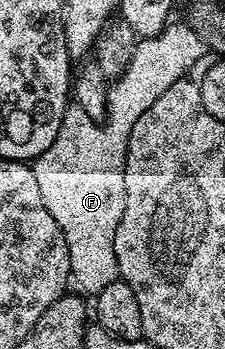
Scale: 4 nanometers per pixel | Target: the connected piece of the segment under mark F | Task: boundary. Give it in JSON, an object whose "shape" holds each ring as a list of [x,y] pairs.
{"shape":[[[177,21],[170,22],[155,37],[150,39],[142,39],[138,42],[135,49],[135,57],[131,57],[131,65],[127,65],[127,69],[123,72],[111,87],[111,123],[113,119],[113,127],[105,123],[96,123],[91,121],[91,117],[87,117],[87,113],[83,113],[83,109],[79,109],[75,105],[65,108],[63,113],[63,121],[59,125],[59,131],[55,137],[55,141],[46,149],[43,154],[38,155],[32,160],[31,166],[35,173],[35,181],[39,184],[39,193],[43,197],[43,205],[47,205],[47,213],[51,213],[51,217],[55,217],[55,221],[59,225],[59,229],[63,233],[63,237],[67,241],[67,249],[69,250],[69,269],[71,279],[74,284],[78,283],[82,287],[82,292],[90,291],[90,296],[96,295],[103,289],[107,289],[107,285],[111,285],[119,278],[117,273],[117,262],[115,261],[115,229],[119,229],[119,221],[123,221],[123,209],[127,201],[127,189],[125,188],[125,154],[127,153],[127,145],[129,144],[129,134],[135,125],[135,121],[139,121],[139,117],[143,117],[143,113],[147,113],[147,109],[151,109],[151,105],[155,105],[155,101],[159,101],[159,97],[163,97],[163,93],[167,93],[167,89],[171,85],[175,85],[175,81],[179,81],[179,77],[183,77],[191,69],[191,65],[195,65],[195,61],[199,61],[207,53],[205,42],[199,37],[199,33],[195,33],[193,27],[188,22]]]}

